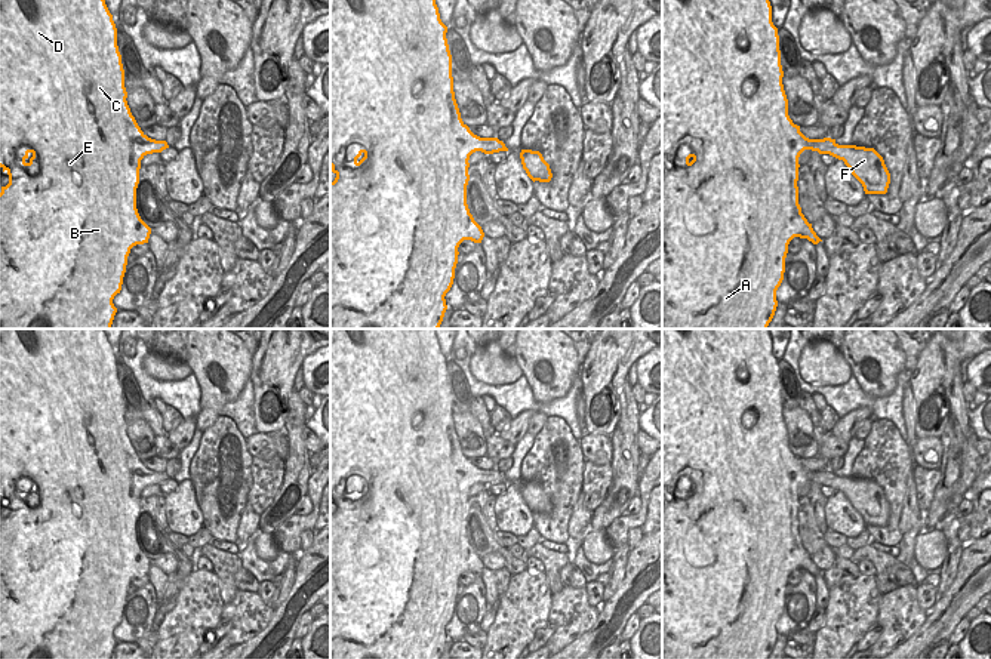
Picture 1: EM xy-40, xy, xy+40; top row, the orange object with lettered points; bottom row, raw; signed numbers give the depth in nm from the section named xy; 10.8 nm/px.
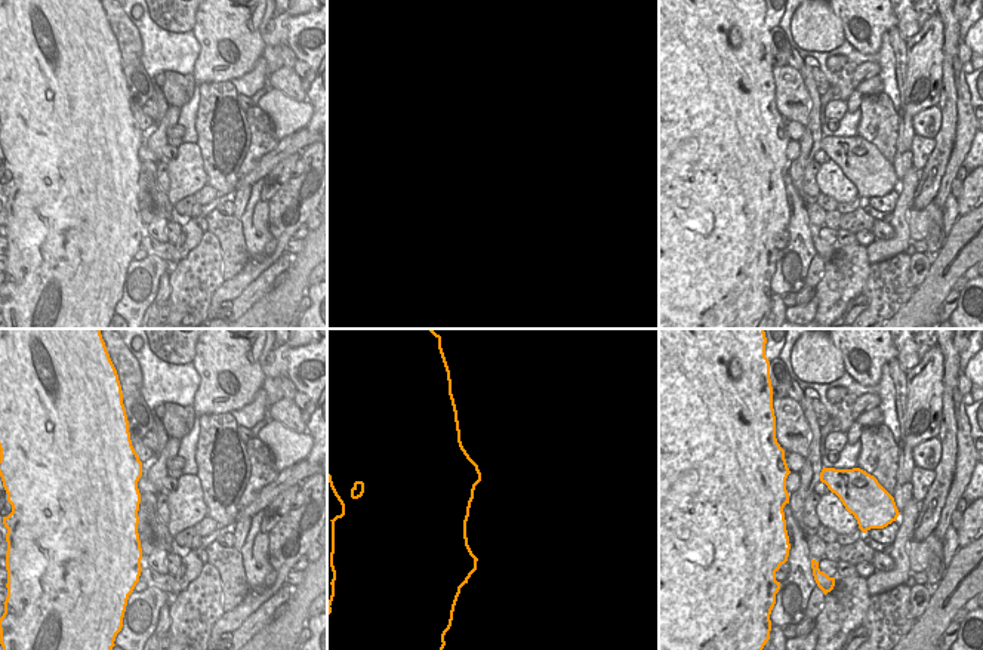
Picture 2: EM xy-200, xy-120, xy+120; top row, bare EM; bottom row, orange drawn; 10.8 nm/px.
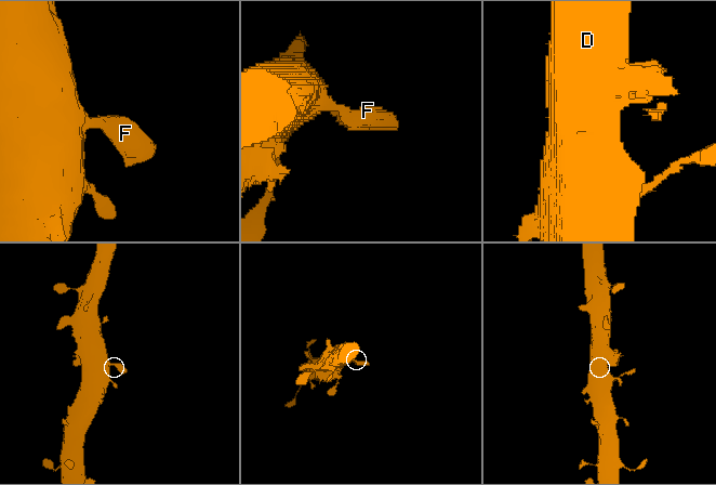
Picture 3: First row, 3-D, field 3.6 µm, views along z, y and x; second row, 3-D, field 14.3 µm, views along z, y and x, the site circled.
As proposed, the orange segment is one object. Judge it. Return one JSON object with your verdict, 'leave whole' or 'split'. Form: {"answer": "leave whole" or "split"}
{"answer": "leave whole"}

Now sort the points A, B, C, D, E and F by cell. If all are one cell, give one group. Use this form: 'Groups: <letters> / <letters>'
Groups: A B C D E F

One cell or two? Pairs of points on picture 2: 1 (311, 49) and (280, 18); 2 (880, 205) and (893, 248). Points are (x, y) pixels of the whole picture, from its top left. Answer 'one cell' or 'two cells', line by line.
1: two cells
2: two cells

